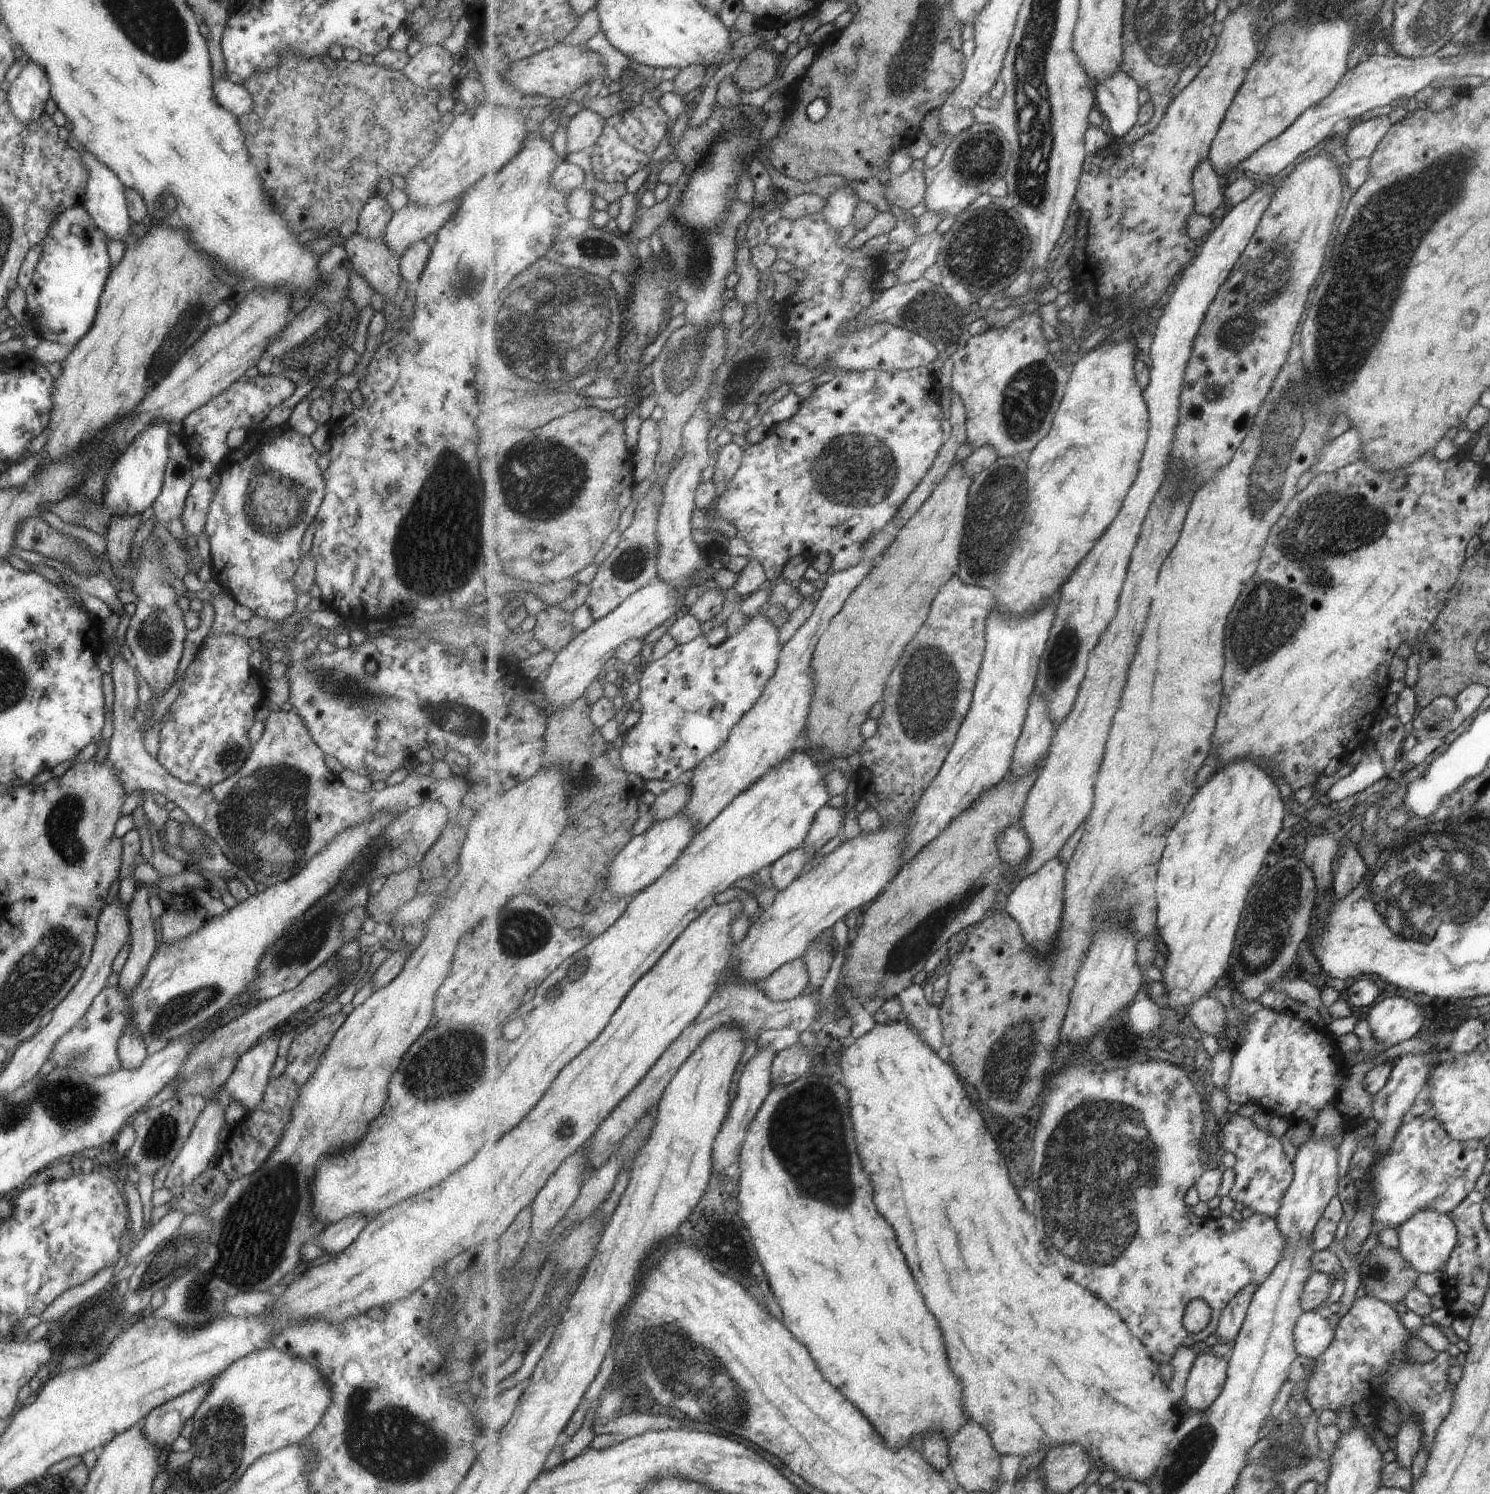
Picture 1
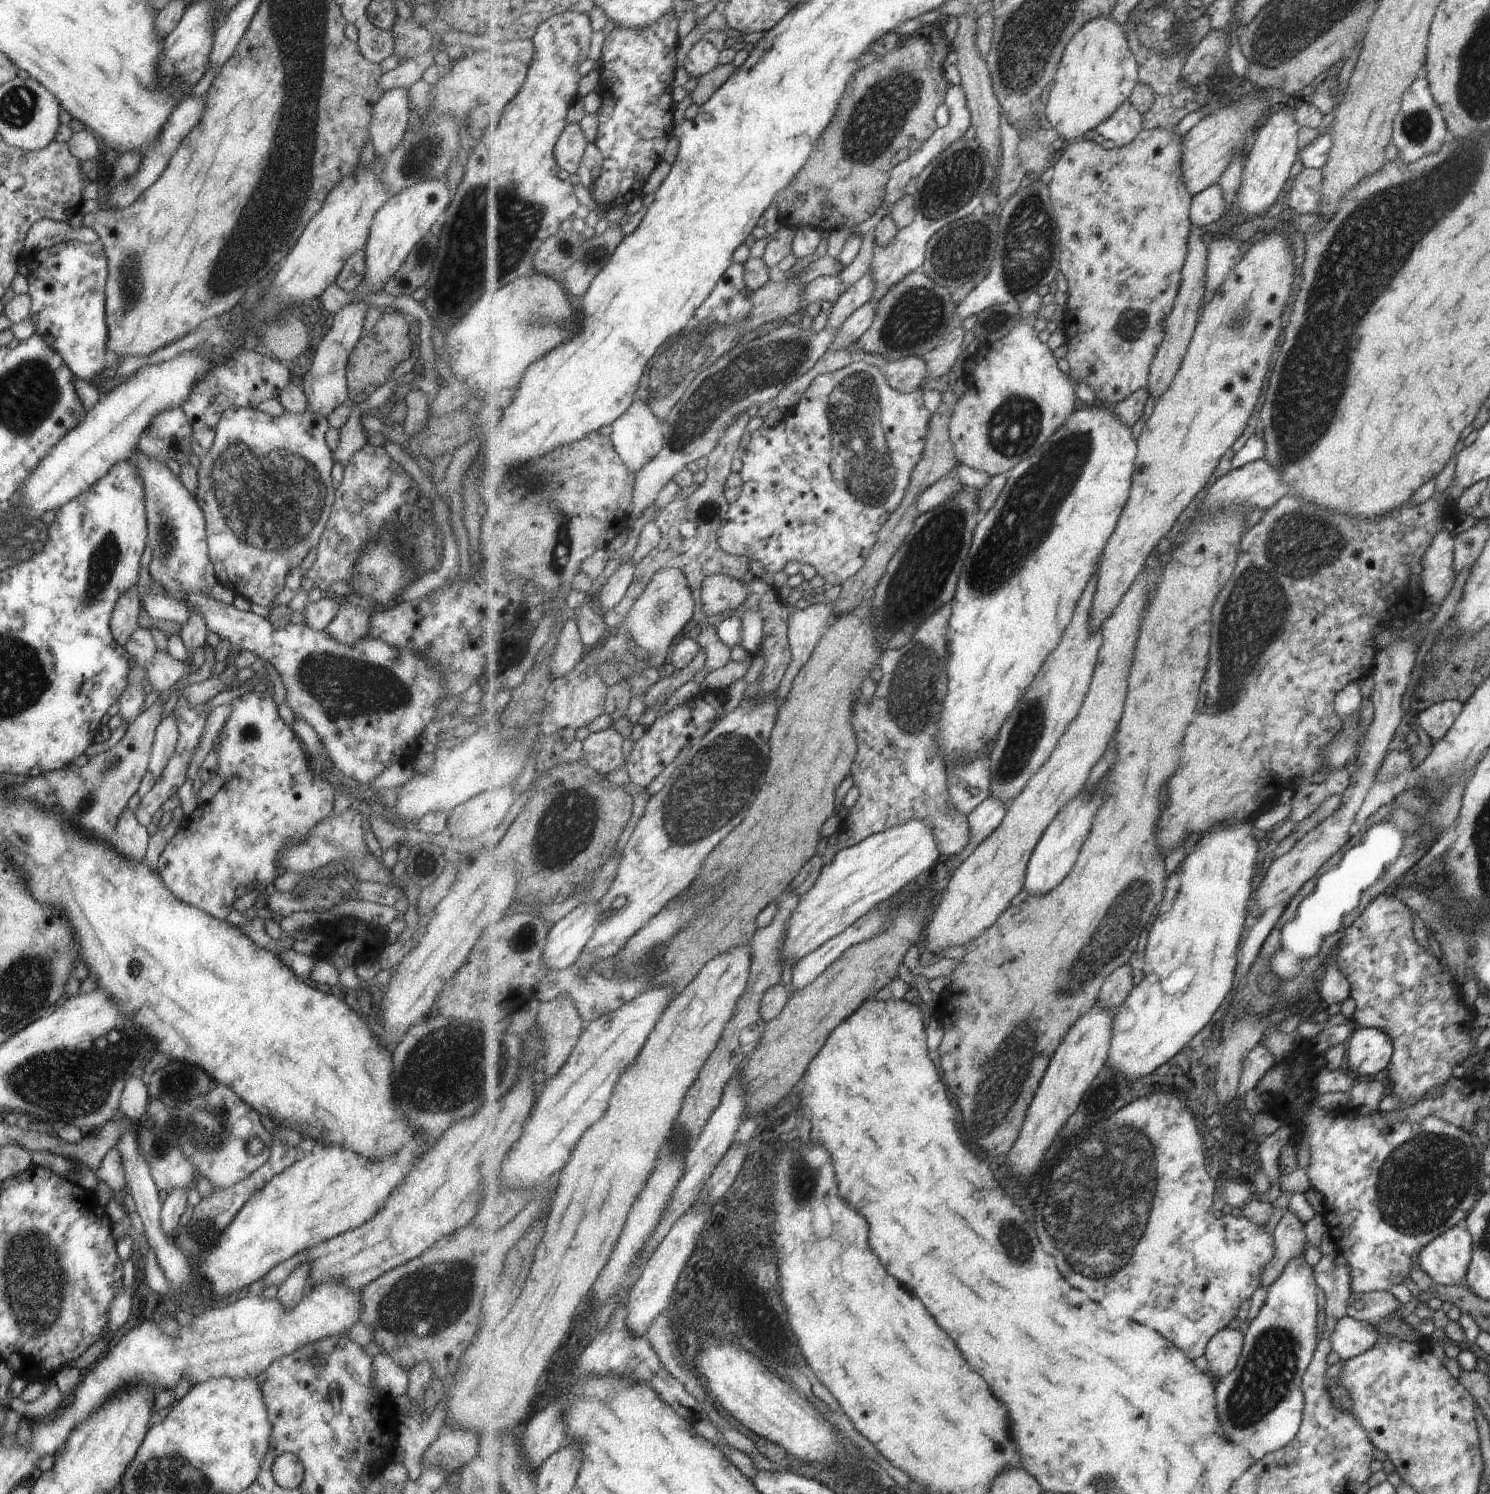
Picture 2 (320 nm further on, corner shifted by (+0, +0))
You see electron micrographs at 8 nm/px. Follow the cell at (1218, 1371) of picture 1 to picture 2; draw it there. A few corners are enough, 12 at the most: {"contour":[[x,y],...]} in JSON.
{"contour":[[1239,1329],[1209,1341],[1209,1373],[1222,1379],[1237,1368],[1244,1350]]}

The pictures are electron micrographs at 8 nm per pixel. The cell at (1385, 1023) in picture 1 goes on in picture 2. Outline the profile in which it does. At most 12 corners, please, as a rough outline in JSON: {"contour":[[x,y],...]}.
{"contour":[[1353,1029],[1344,1067],[1357,1080],[1379,1077],[1393,1047],[1383,1031]]}

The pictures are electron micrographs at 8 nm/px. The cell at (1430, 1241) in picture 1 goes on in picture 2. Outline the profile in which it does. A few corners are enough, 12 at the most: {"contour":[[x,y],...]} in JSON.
{"contour":[[1460,1223],[1428,1242],[1418,1268],[1437,1285],[1461,1286],[1471,1237]]}

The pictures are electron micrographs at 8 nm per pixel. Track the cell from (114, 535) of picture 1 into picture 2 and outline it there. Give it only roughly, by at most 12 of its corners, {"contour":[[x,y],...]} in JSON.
{"contour":[[136,586],[115,602],[109,618],[114,642],[121,648],[138,628]]}

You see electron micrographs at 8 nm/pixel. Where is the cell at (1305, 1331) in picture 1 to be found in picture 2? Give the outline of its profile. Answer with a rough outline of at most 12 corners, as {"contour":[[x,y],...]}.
{"contour":[[1345,1315],[1330,1347],[1341,1362],[1372,1349],[1380,1334]]}

